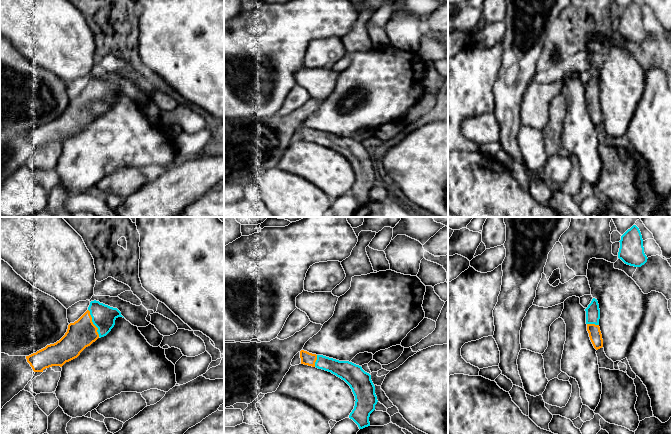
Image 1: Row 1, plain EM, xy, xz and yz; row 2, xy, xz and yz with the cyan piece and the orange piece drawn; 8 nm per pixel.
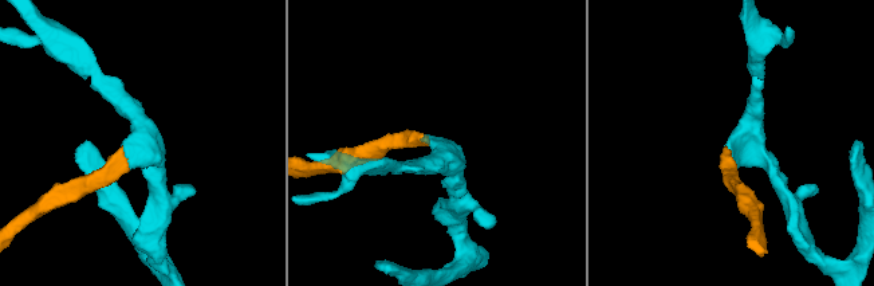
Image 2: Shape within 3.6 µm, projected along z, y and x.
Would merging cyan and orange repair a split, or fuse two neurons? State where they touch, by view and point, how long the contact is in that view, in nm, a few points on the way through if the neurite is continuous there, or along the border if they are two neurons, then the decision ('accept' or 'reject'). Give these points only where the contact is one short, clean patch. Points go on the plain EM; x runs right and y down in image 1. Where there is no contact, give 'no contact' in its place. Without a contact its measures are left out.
xy (93, 99) | 240 nm | across xy (103, 92), (93, 99), (82, 109) | accept

